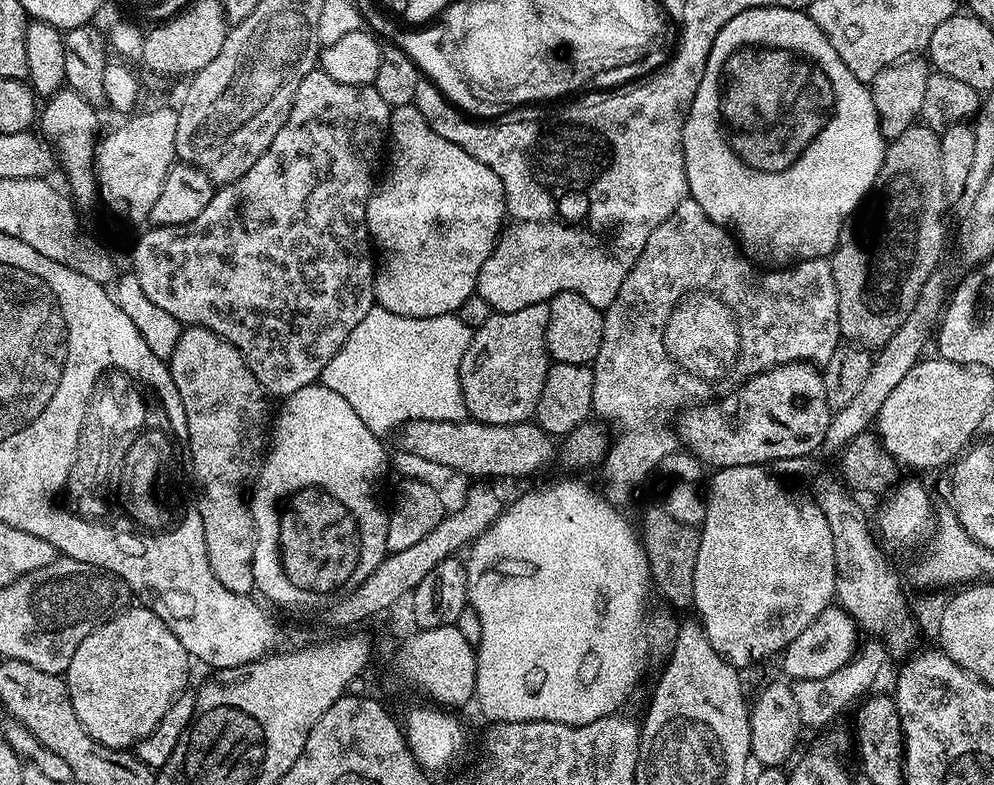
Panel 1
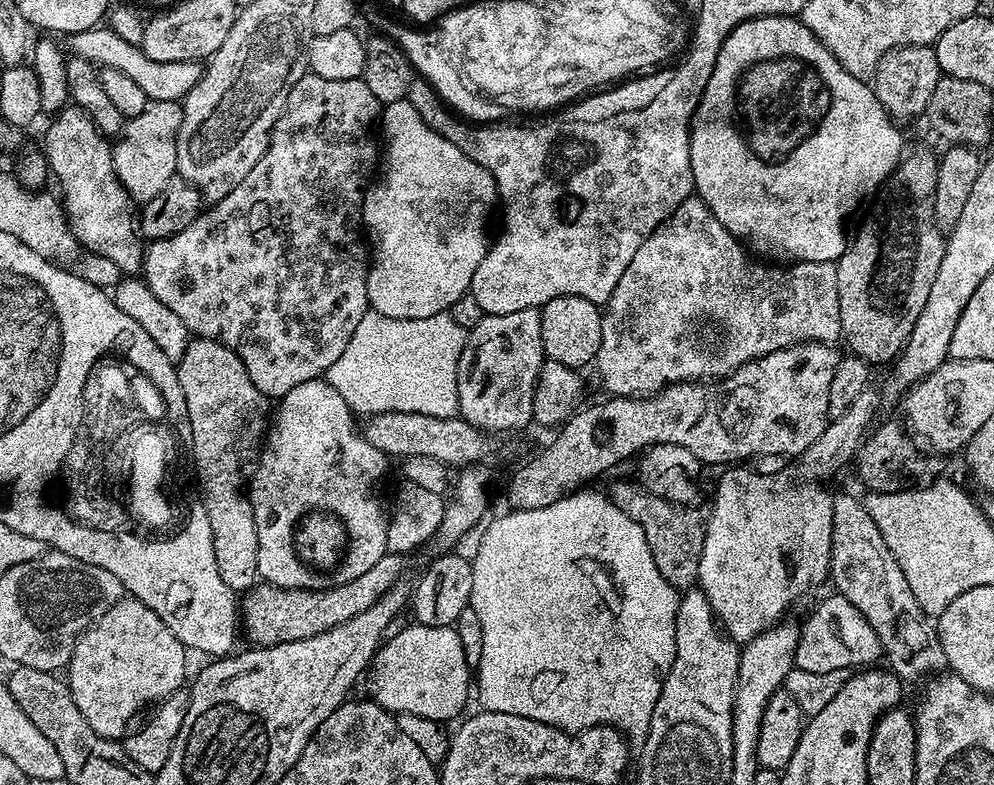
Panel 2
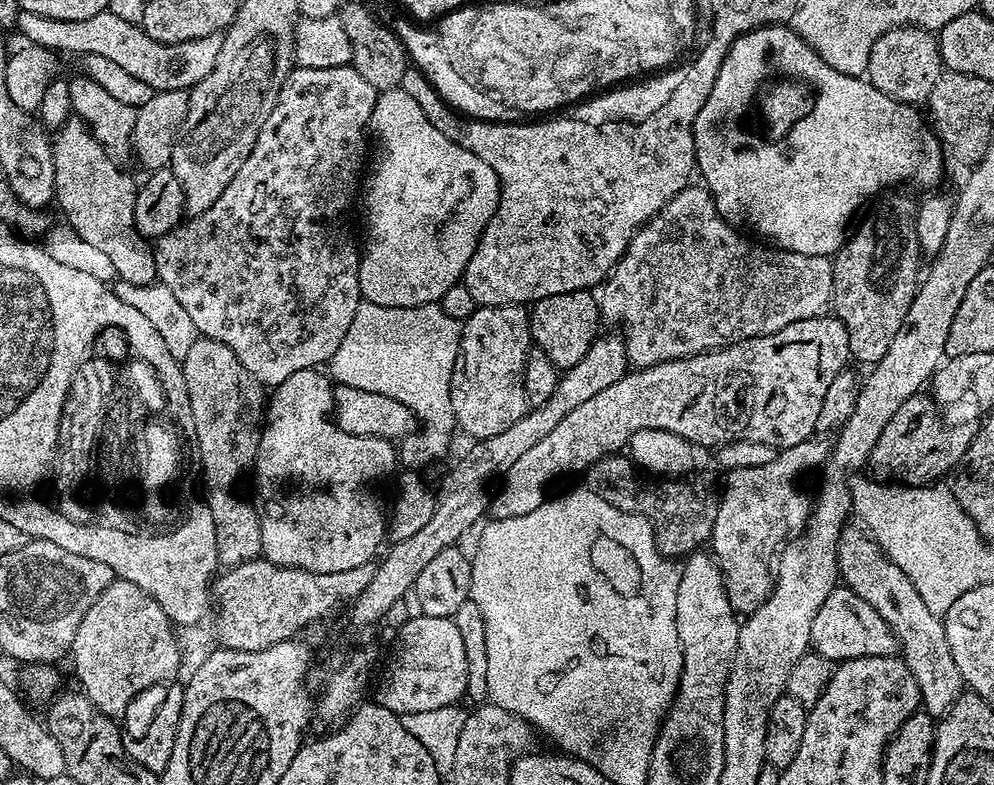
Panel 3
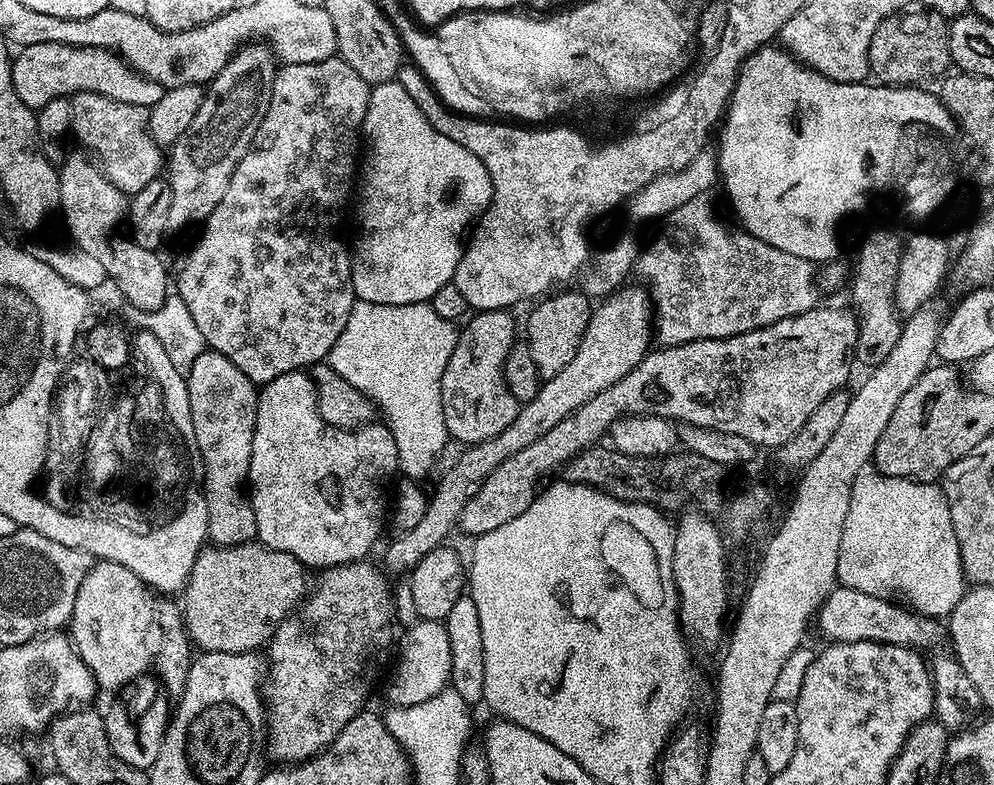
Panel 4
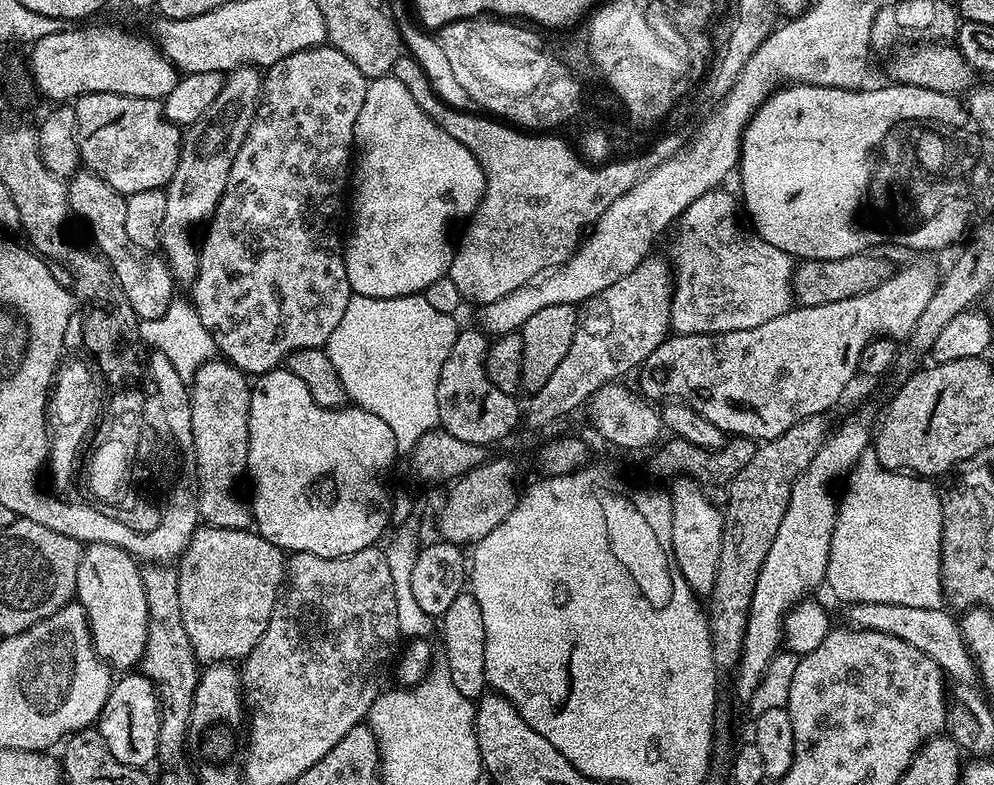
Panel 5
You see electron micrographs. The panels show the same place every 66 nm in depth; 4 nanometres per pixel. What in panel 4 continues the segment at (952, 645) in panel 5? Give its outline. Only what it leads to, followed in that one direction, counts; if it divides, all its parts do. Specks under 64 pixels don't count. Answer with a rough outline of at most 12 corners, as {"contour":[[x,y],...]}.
{"contour":[[837,586],[820,628],[837,644],[878,642],[924,650],[935,619],[891,599]]}

